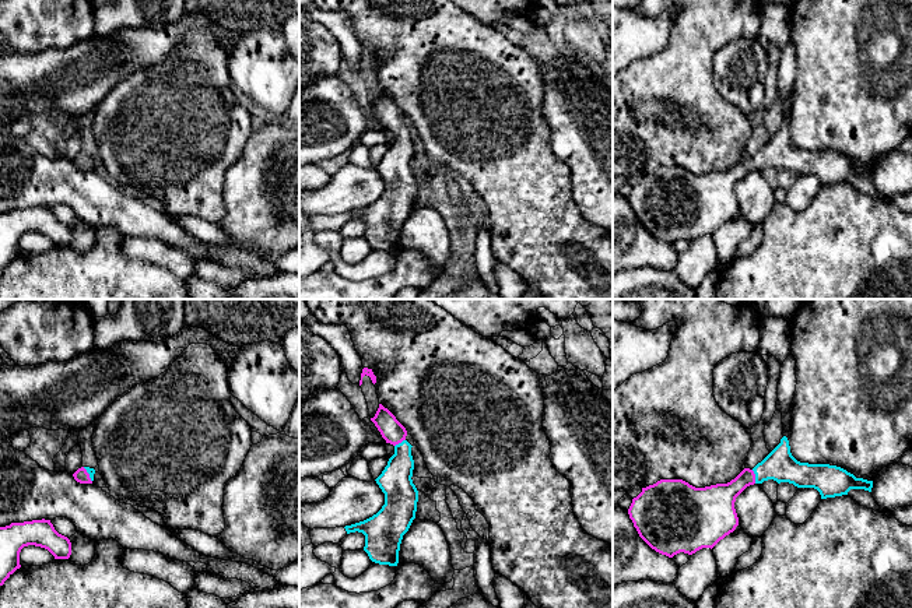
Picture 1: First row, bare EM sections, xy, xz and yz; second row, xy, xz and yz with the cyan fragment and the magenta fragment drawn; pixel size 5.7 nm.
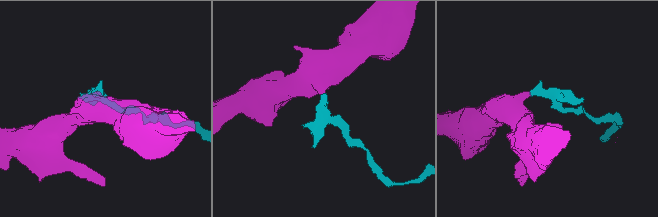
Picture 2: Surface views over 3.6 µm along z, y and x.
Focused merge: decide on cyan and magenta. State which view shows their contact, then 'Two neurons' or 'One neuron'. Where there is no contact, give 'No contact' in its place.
Touches cyan in yz. One neuron

